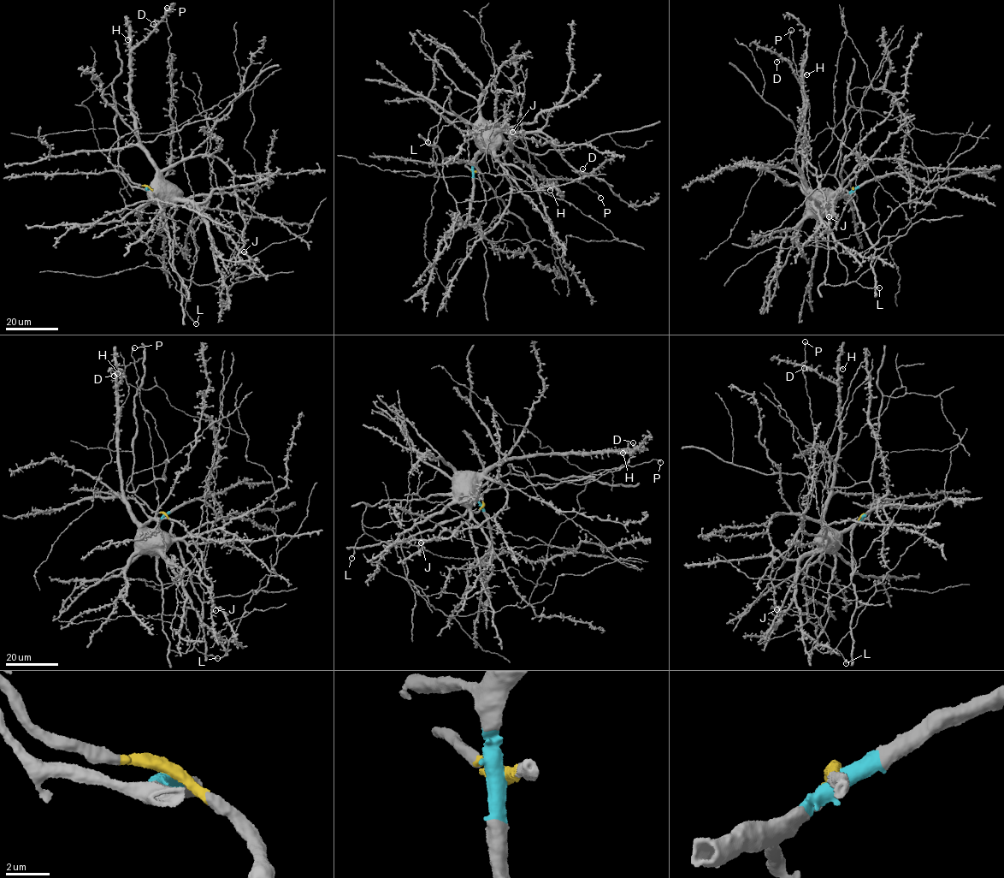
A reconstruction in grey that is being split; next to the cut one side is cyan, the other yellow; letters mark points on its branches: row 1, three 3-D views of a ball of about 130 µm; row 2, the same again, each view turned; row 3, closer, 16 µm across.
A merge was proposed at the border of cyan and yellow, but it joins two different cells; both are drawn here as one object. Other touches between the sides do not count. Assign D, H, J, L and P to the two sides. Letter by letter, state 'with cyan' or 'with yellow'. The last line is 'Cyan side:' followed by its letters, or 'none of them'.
D: with cyan
H: with cyan
J: with cyan
L: with cyan
P: with cyan
Cyan side: D, H, J, L, P

